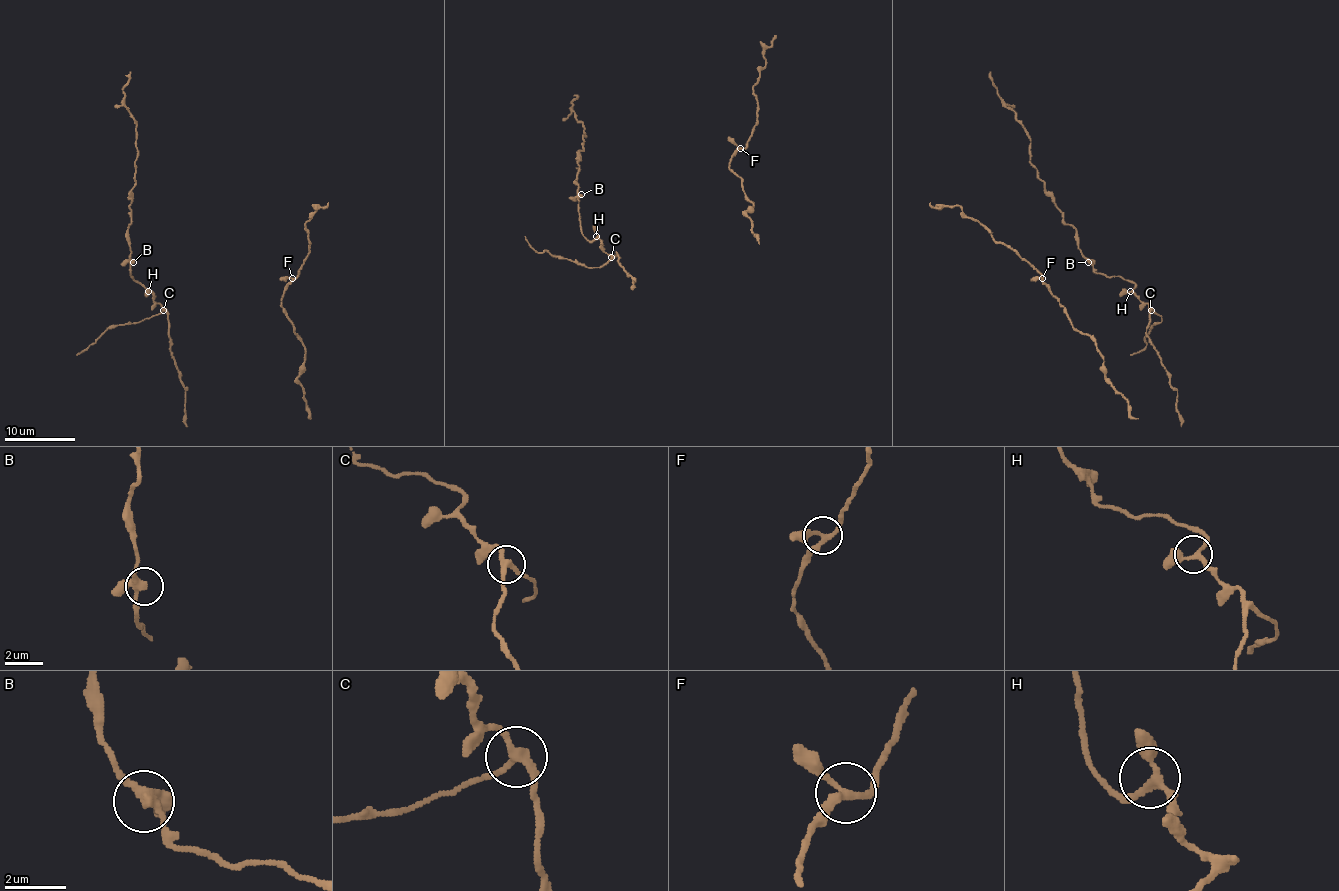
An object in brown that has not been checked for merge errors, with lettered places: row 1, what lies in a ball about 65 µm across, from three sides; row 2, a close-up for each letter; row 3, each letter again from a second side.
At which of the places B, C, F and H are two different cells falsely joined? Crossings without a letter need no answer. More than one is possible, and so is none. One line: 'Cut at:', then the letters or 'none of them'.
Cut at: C

